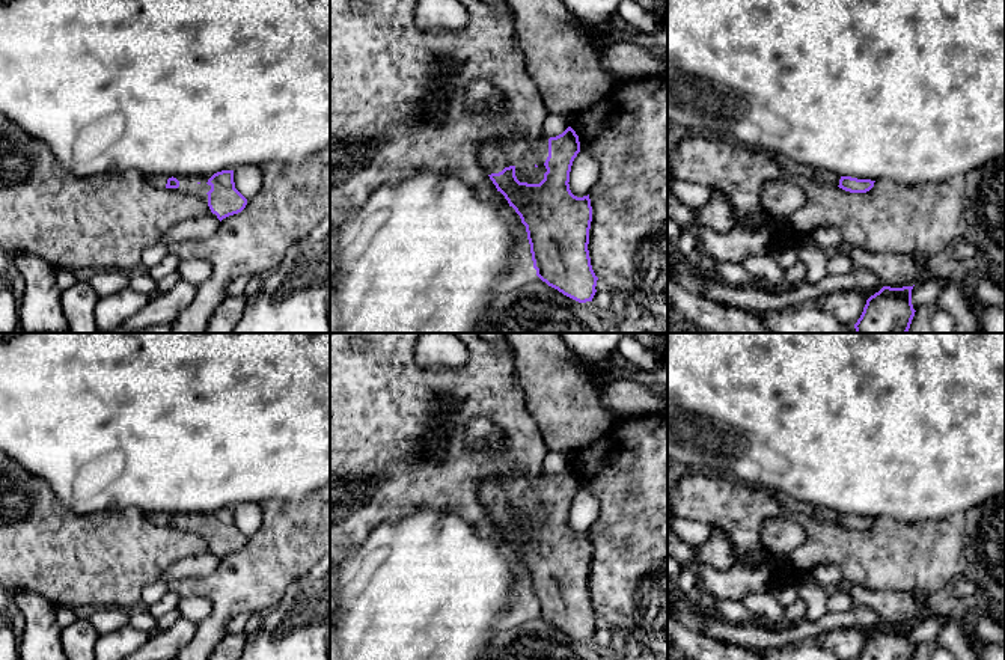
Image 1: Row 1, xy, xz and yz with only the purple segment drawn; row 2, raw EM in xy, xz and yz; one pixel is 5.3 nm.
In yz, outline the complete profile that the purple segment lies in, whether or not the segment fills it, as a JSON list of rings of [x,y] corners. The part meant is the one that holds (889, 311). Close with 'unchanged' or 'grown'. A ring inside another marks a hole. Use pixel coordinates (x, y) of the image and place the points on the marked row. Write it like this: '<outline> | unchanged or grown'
[[[883,286],[866,300],[856,333],[907,333],[915,316],[913,286]]] | unchanged

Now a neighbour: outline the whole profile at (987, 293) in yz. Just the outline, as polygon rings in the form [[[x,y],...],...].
[[[984,276],[972,277],[975,286],[975,295],[967,303],[978,322],[985,306],[1005,309],[1005,285],[997,280],[991,280]]]

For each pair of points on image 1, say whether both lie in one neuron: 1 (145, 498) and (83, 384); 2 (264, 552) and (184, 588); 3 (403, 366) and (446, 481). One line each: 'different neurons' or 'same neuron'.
1: same neuron
2: same neuron
3: same neuron

